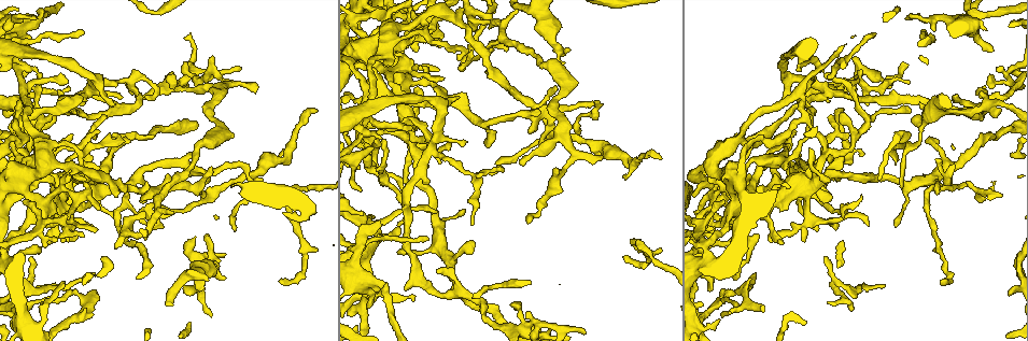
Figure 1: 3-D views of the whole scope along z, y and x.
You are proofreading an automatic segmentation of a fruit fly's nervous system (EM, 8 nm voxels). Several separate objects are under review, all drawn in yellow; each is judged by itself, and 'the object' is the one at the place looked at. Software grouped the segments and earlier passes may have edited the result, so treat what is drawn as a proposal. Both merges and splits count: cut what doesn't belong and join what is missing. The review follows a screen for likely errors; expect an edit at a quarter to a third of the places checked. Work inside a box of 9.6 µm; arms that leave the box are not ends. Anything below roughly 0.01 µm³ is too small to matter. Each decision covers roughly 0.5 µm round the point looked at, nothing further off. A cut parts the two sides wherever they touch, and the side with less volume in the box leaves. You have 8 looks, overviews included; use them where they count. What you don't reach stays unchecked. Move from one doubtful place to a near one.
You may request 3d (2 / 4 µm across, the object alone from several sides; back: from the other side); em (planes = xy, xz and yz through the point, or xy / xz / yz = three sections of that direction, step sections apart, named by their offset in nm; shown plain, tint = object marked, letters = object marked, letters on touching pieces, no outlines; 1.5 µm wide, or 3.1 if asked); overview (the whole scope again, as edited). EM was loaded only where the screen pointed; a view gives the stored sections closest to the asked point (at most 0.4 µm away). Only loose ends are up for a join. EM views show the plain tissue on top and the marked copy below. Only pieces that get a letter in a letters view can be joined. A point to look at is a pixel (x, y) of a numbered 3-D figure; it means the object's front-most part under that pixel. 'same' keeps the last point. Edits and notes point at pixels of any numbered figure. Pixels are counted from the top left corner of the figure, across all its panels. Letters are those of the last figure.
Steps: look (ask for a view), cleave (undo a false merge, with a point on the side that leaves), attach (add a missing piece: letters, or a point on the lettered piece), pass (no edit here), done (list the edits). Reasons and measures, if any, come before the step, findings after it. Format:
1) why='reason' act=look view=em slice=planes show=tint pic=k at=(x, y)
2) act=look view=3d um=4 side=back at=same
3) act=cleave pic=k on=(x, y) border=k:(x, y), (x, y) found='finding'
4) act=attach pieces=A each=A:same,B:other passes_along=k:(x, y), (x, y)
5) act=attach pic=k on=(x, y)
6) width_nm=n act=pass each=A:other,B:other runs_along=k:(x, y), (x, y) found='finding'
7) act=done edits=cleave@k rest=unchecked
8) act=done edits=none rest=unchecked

why='touches itself' act=look view=em slice=planes show=letters pic=1 at=(725, 189)

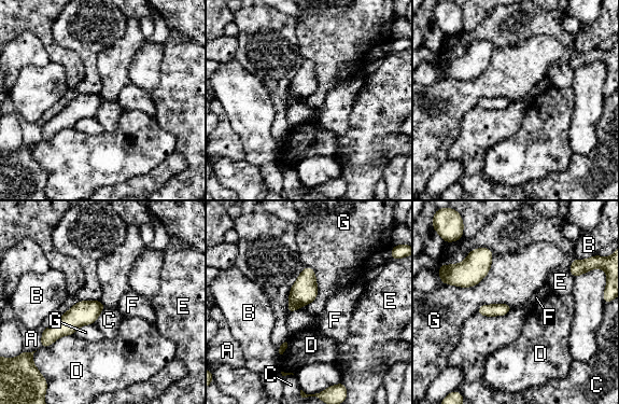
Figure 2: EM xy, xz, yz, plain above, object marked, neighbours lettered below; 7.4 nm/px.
width_nm=100 act=pass each=A:other,B:other,C:other,D:other,E:other,F:other,G:other border=2:(512, 306), (504, 315), (477, 314) found='continuous, no second neuron'

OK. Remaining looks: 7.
why='thin end' act=look view=3d um=2 pic=1 at=(717, 321)

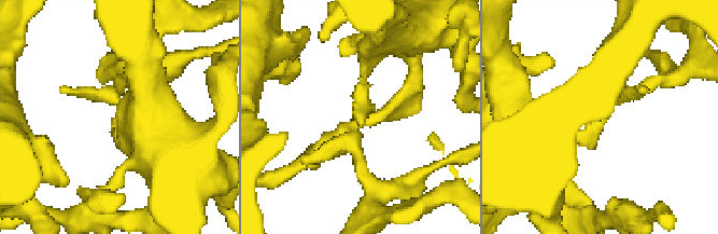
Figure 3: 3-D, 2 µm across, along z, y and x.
why='now the EM' act=look view=em slice=planes show=letters pic=3 at=(365, 121)

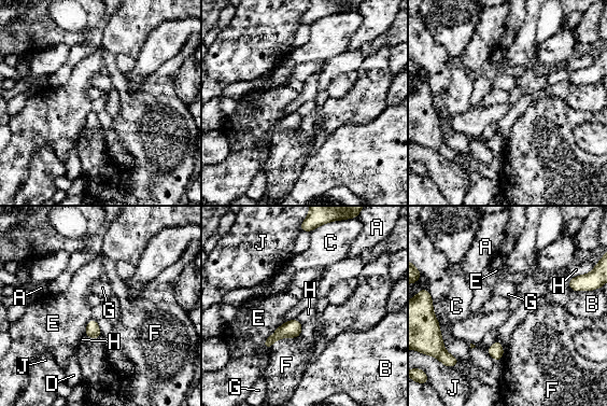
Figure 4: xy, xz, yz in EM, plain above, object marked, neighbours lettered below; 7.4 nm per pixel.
act=pass each=A:other,B:other,C:other,D:other,E:other,F:other,G:other,H:other,J:other border=4:(300, 335), (278, 338), (269, 348) found='no lettered piece goes on from it'

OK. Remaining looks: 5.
why='abrupt turn' act=look view=em slice=planes show=letters pic=1 at=(216, 261)

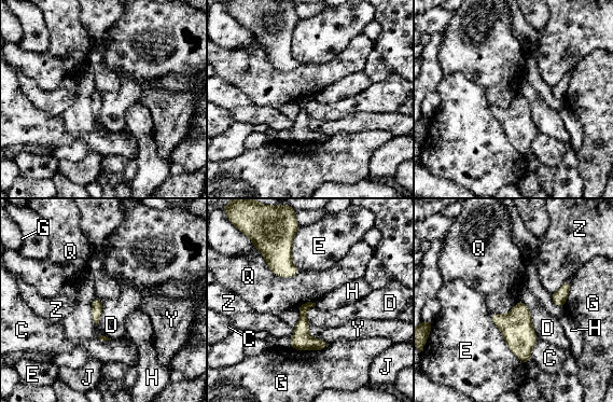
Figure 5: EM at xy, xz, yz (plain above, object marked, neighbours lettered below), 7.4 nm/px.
act=pass each=C:other,D:other,E:other,G:other,H:other,J:other,Q:other,Y:other,Z:other border=5:(260, 251), (278, 276), (300, 272) found='one neuron here'

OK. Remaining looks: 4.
act=done edits=none rest=unchecked

